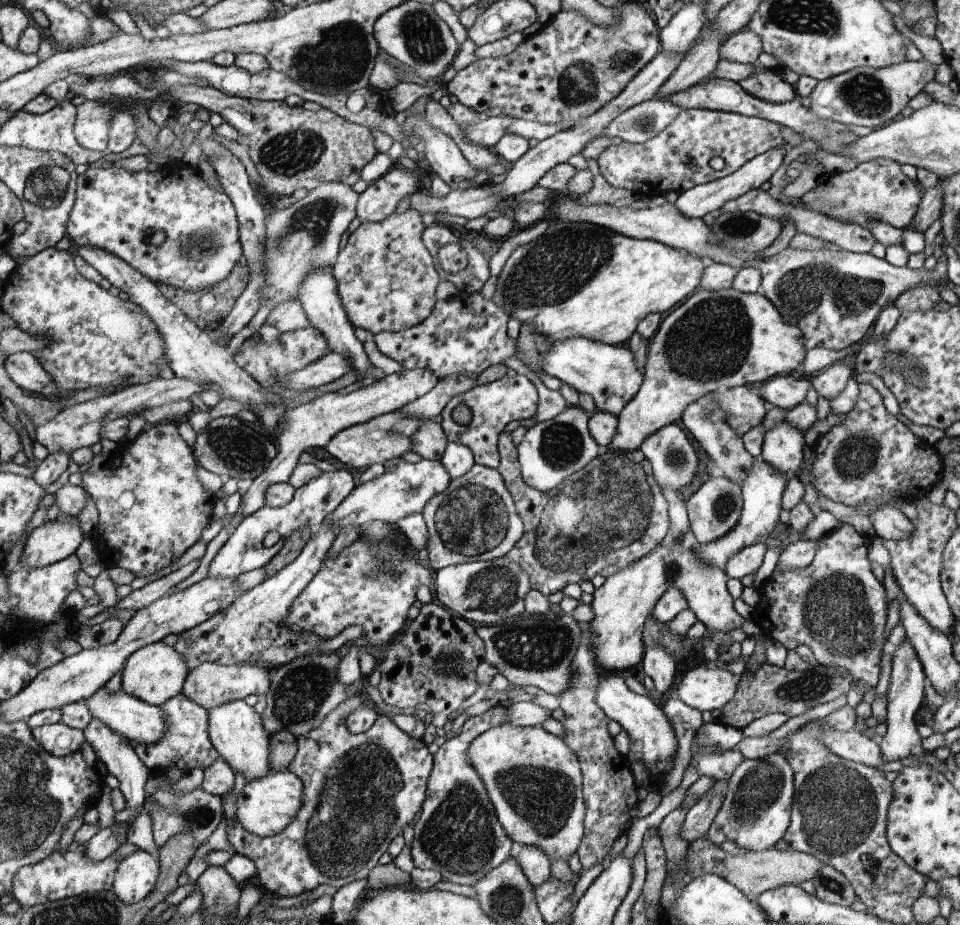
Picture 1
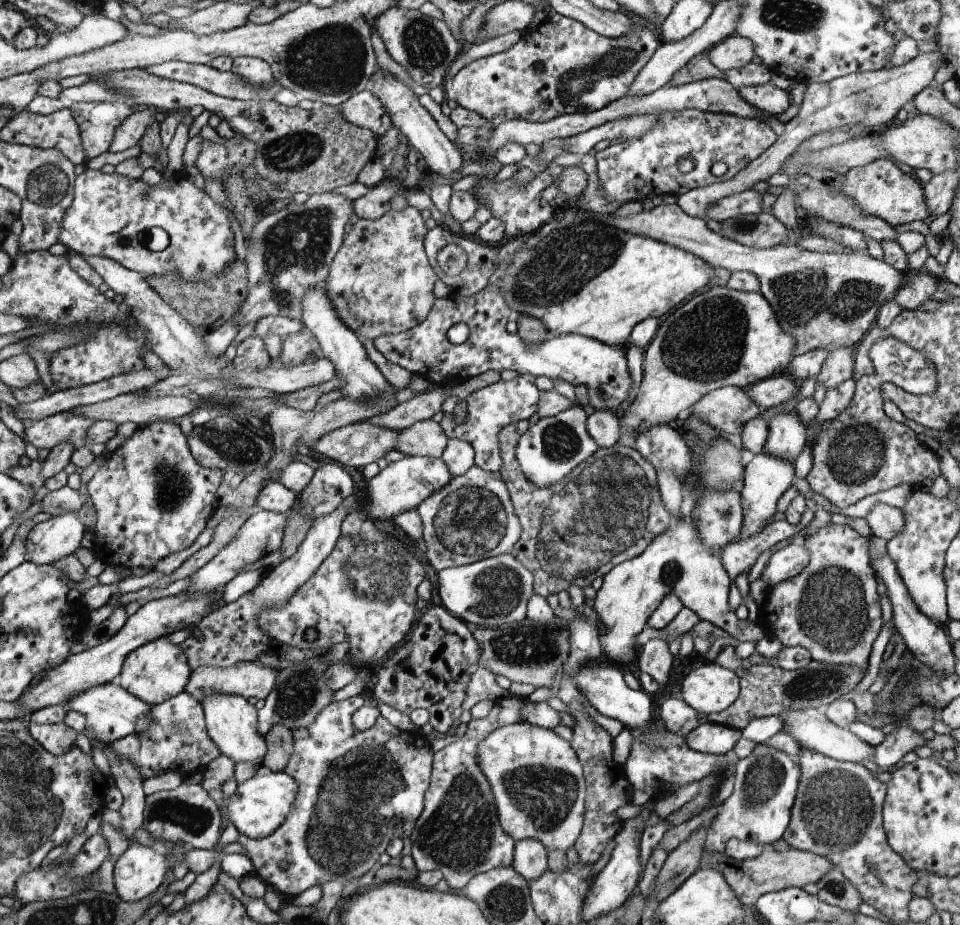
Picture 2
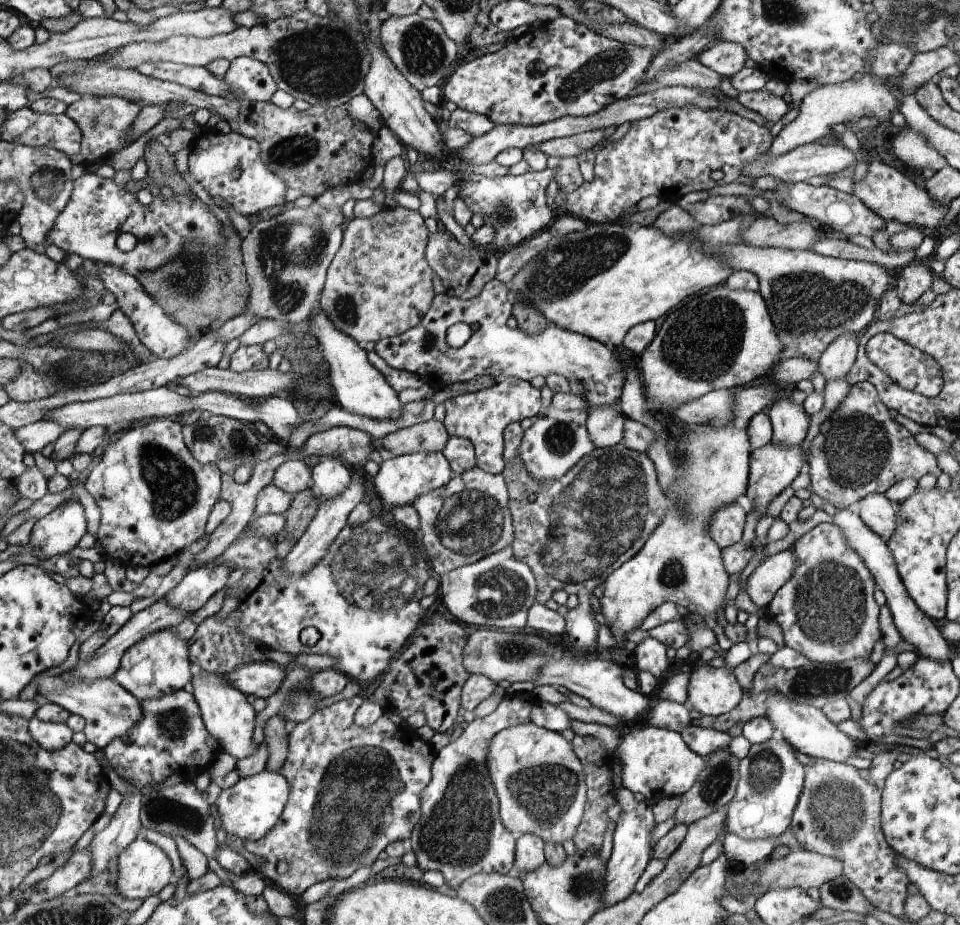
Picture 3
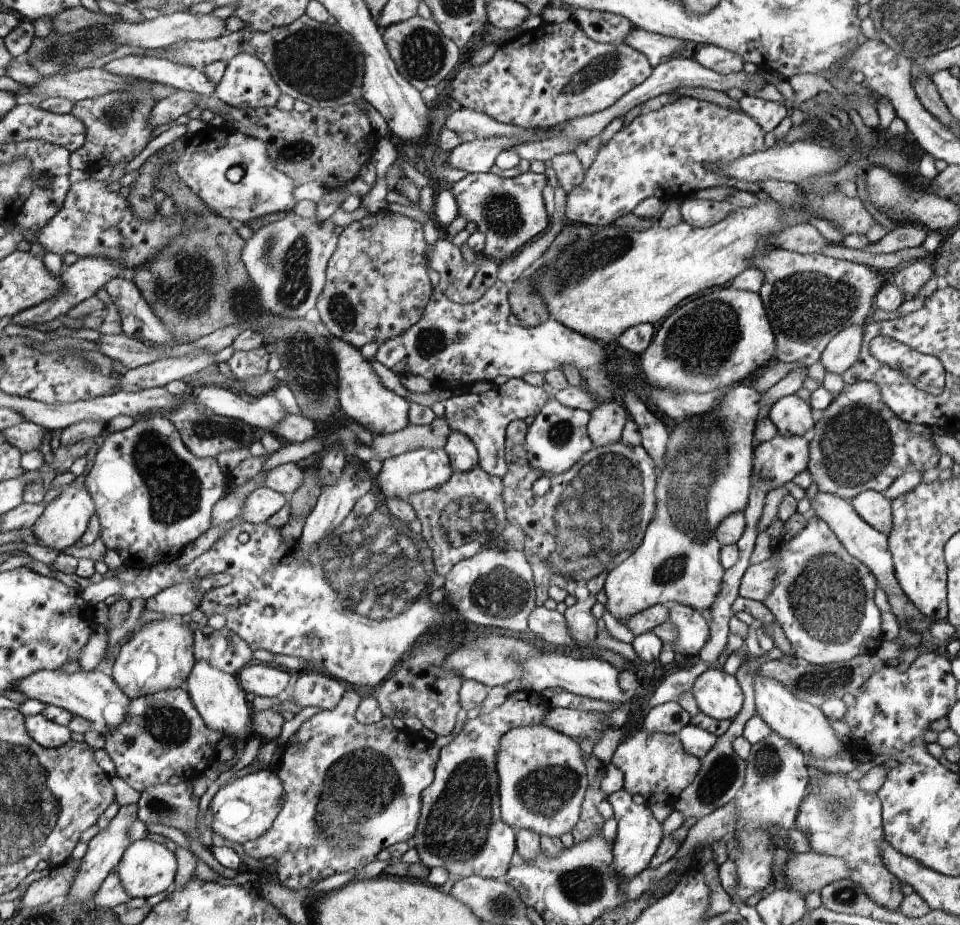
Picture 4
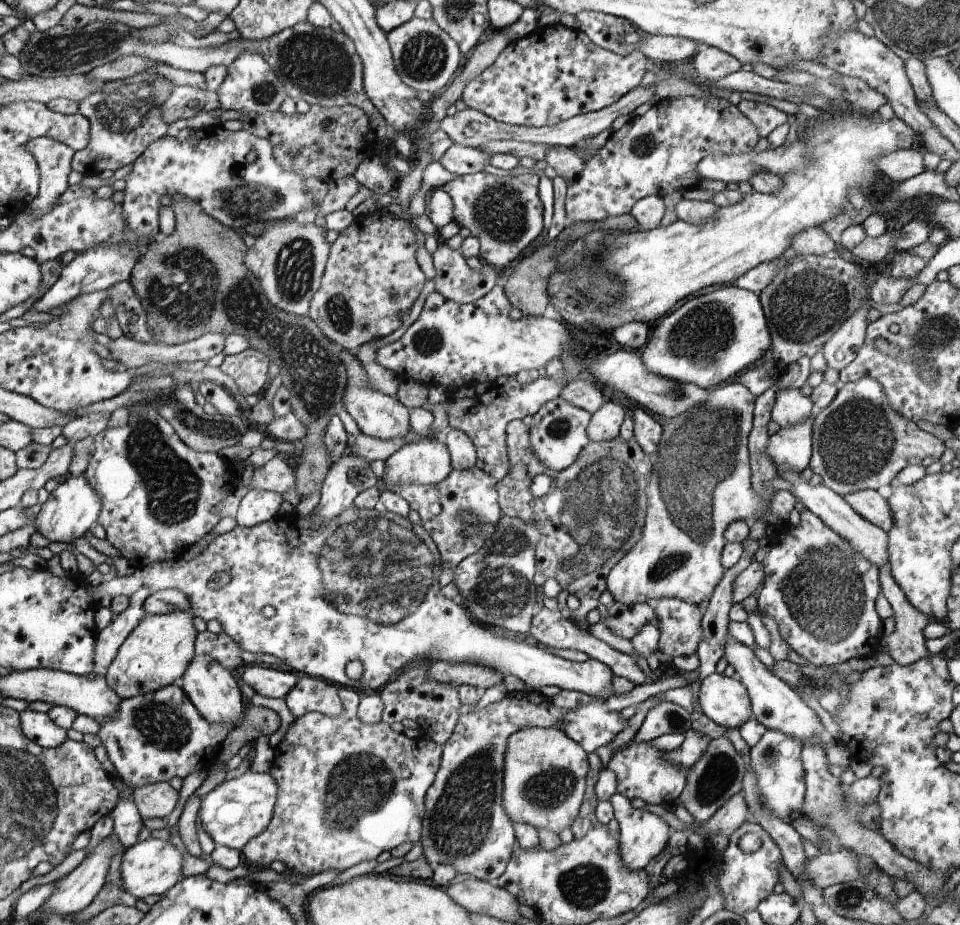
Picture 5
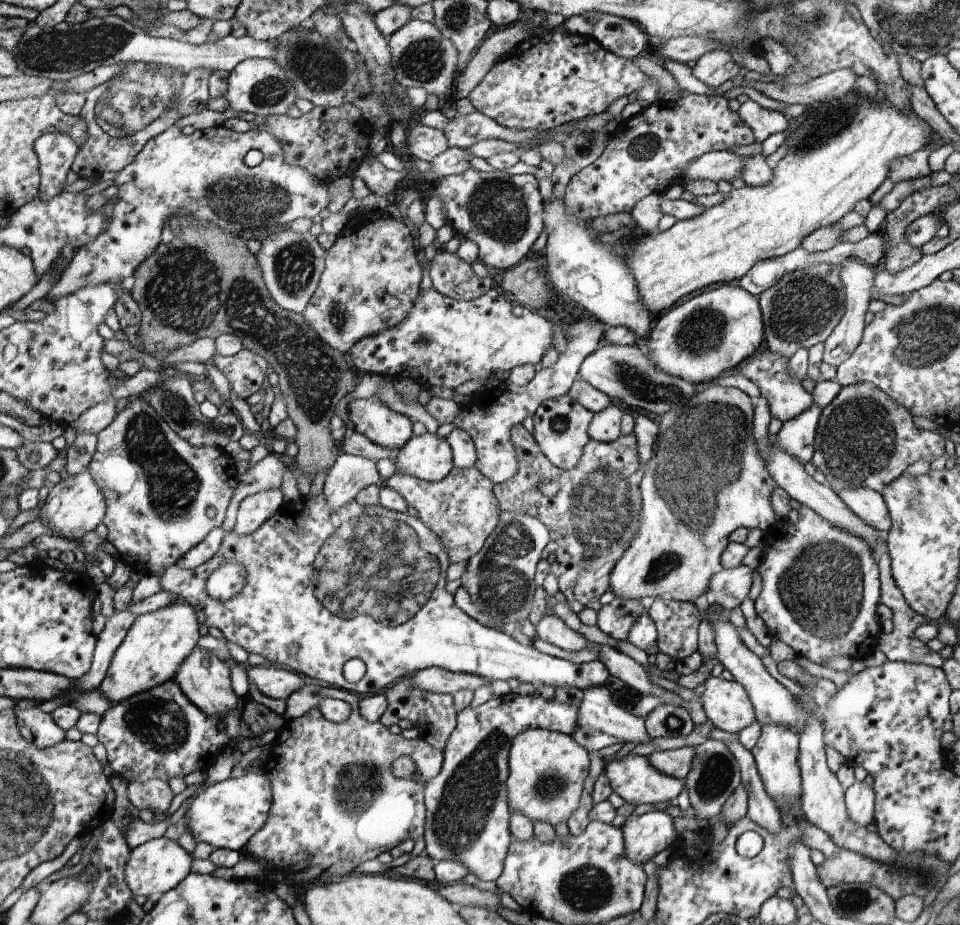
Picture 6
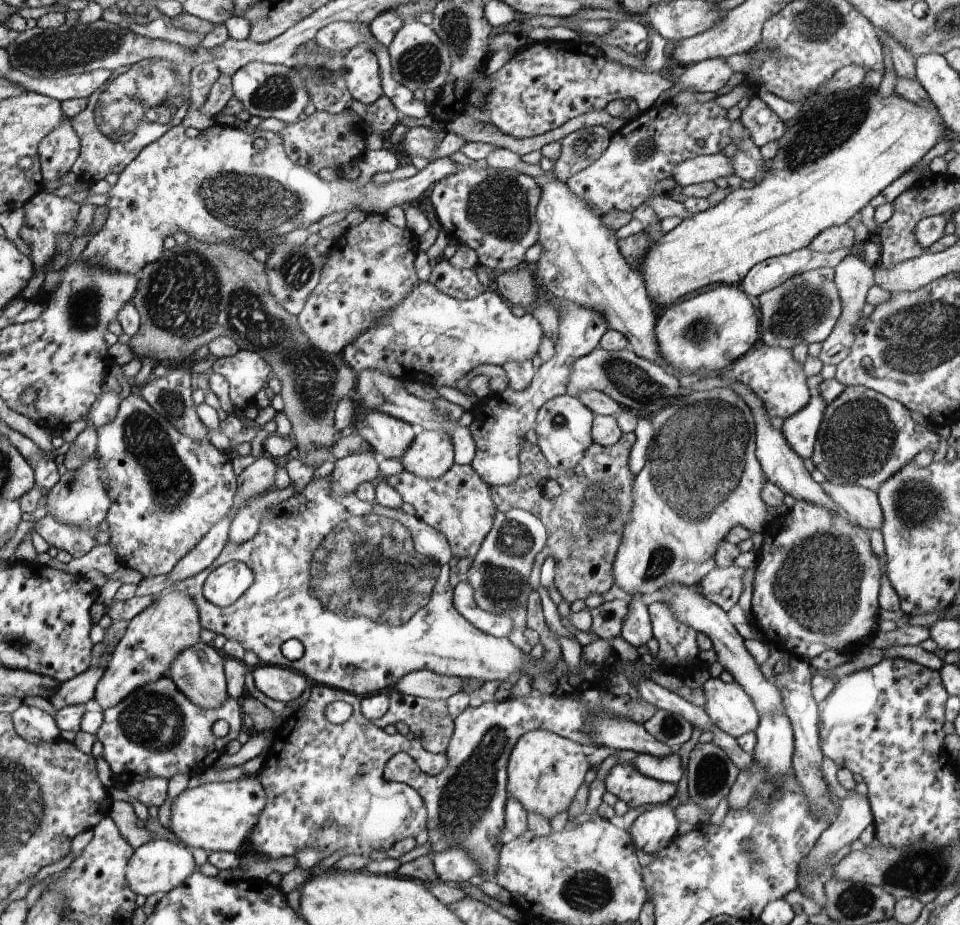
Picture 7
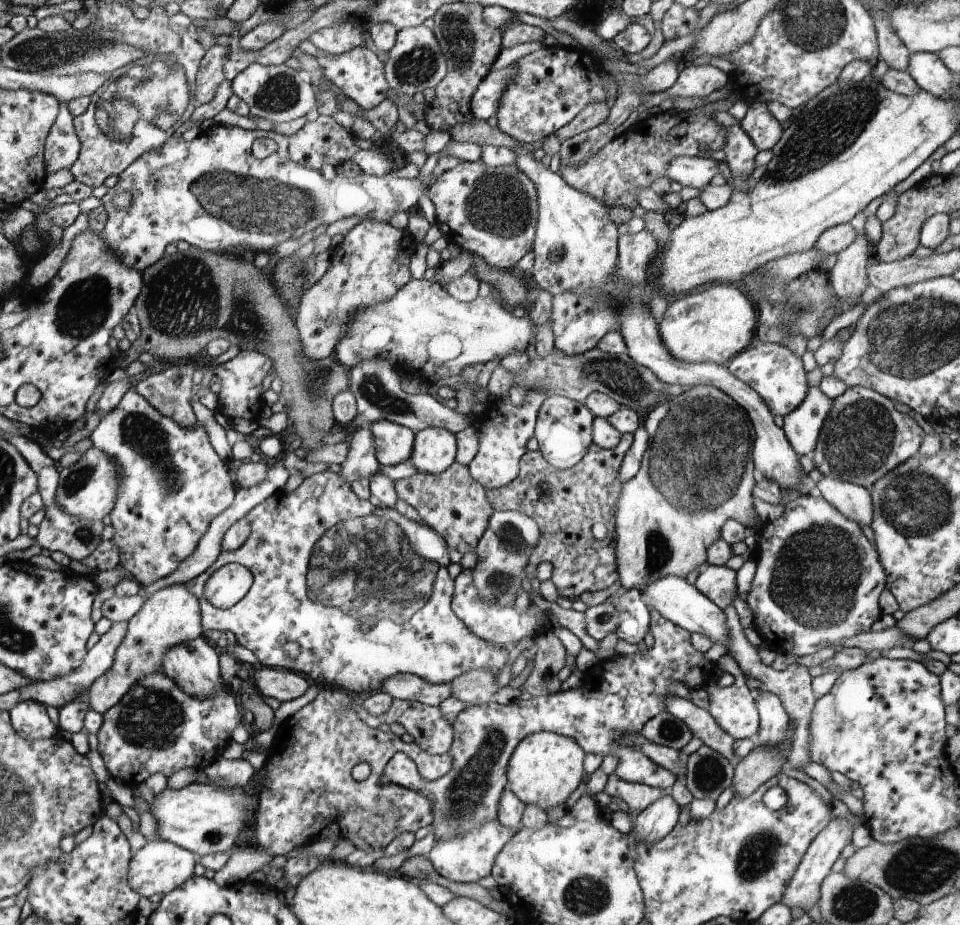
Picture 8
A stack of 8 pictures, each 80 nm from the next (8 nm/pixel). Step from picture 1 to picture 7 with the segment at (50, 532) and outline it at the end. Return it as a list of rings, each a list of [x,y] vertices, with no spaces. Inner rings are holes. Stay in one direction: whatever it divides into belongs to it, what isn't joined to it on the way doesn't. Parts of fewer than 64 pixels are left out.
[[[96,456],[76,470],[67,470],[45,498],[47,513],[58,522],[73,527],[98,527],[100,522],[106,520],[111,508],[111,498],[100,472],[102,464]]]

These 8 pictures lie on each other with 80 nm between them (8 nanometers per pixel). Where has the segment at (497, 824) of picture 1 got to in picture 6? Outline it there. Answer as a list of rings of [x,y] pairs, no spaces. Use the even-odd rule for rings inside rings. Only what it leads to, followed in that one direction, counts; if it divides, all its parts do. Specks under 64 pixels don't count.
[[[508,694],[496,700],[489,700],[482,704],[475,710],[466,709],[459,716],[459,725],[456,726],[454,732],[447,740],[447,745],[443,748],[443,766],[440,769],[438,776],[425,781],[425,794],[426,794],[426,832],[423,834],[425,838],[425,849],[427,855],[434,860],[434,862],[441,861],[444,859],[457,860],[463,863],[470,873],[475,874],[480,880],[494,882],[498,881],[499,877],[503,874],[505,868],[505,862],[507,854],[509,853],[510,846],[513,844],[514,836],[511,833],[511,818],[512,810],[510,804],[507,802],[507,778],[509,774],[509,750],[513,738],[518,734],[522,733],[524,729],[530,729],[532,727],[548,729],[551,731],[558,731],[566,733],[571,736],[577,721],[577,710],[578,707],[569,704],[560,704],[556,699],[547,700],[542,696],[536,695],[525,695],[521,696],[516,694]]]

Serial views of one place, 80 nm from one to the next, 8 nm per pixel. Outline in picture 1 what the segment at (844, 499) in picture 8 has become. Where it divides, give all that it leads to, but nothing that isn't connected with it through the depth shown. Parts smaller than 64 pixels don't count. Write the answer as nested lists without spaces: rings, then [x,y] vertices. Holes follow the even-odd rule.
[[[882,506],[872,521],[875,534],[882,539],[899,541],[913,535],[915,526],[901,511],[894,507]]]

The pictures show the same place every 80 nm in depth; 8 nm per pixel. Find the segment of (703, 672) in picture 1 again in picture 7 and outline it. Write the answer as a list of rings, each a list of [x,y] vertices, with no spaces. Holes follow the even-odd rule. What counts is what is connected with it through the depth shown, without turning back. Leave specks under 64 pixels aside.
[[[710,676],[702,687],[706,697],[703,709],[720,730],[739,737],[759,726],[758,711],[740,683],[725,683],[721,677]]]

